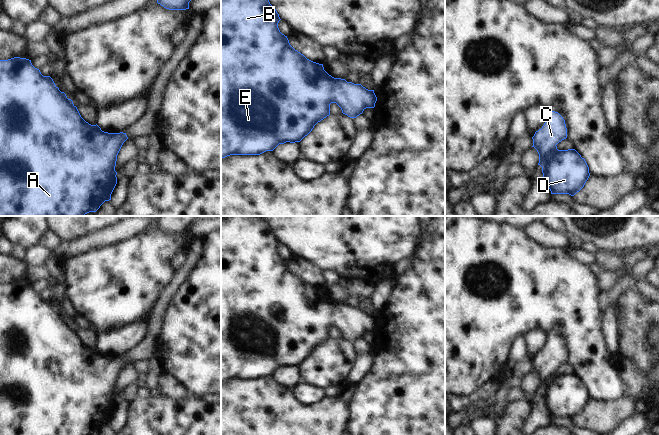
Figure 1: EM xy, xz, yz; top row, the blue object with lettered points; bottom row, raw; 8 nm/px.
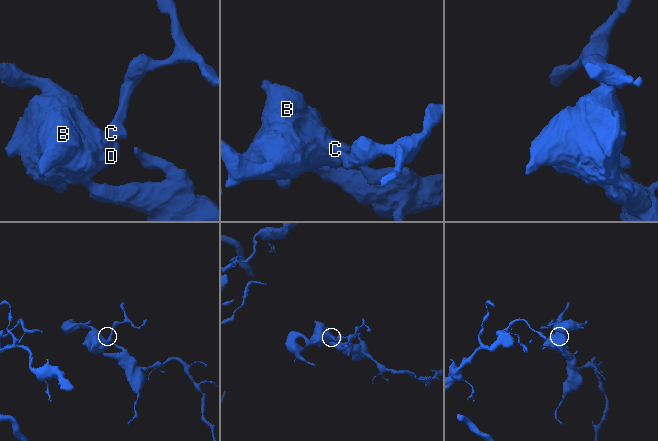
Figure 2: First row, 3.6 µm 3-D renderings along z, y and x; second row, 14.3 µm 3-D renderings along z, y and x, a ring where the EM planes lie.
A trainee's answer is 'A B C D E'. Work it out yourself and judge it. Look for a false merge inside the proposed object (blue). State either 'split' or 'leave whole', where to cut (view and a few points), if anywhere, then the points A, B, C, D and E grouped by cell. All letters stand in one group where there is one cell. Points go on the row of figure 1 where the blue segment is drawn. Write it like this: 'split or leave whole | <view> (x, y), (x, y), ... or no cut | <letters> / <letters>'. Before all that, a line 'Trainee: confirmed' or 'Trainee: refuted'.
Trainee: confirmed
leave whole | no cut | A B C D E

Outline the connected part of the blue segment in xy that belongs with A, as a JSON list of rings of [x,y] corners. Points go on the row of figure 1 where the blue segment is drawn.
[[[20,57],[0,60],[0,216],[84,216],[96,212],[105,201],[111,200],[117,184],[117,155],[127,139],[126,133],[104,132],[97,124],[86,122],[73,101],[59,90],[50,76],[43,76],[31,60]]]

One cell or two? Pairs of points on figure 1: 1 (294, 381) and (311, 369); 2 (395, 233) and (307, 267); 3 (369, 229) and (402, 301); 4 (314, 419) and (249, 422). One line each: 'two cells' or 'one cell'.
1: two cells
2: two cells
3: two cells
4: one cell

